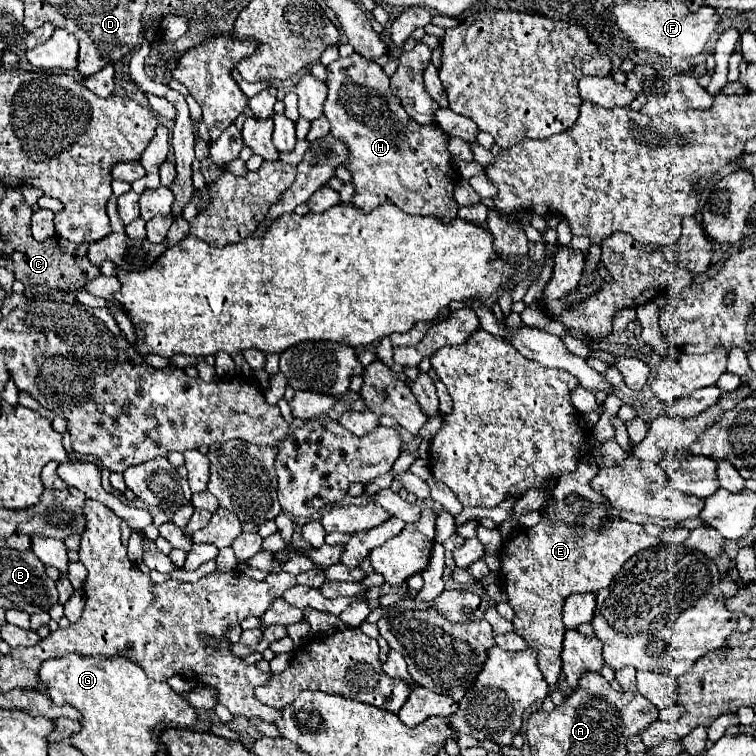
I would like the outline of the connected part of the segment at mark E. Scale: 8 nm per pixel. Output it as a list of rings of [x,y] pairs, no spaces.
[[[547,516],[531,526],[519,528],[513,538],[503,546],[501,560],[501,582],[509,596],[509,604],[515,610],[513,626],[515,632],[537,650],[539,670],[543,672],[551,690],[557,690],[561,674],[561,644],[565,624],[561,620],[561,608],[569,594],[575,592],[597,592],[613,582],[613,576],[621,566],[645,548],[653,548],[661,538],[651,536],[641,524],[627,520],[605,520],[599,530],[587,530],[583,524],[551,522]]]

